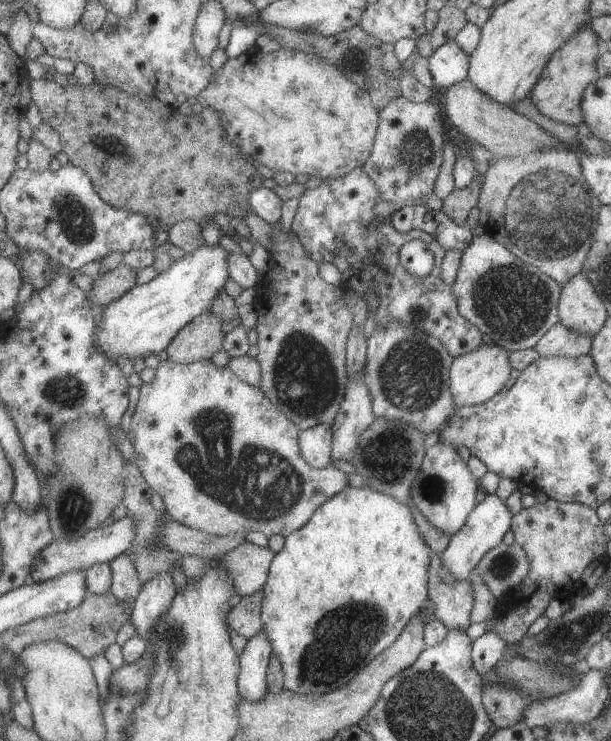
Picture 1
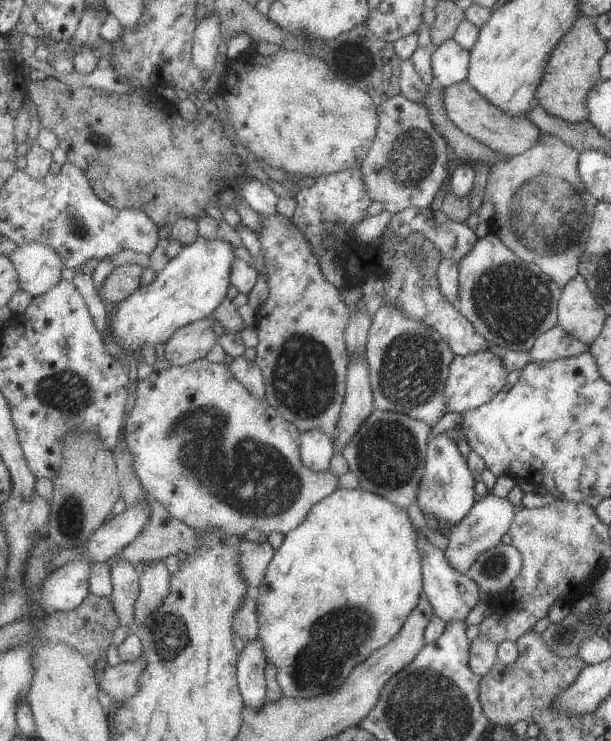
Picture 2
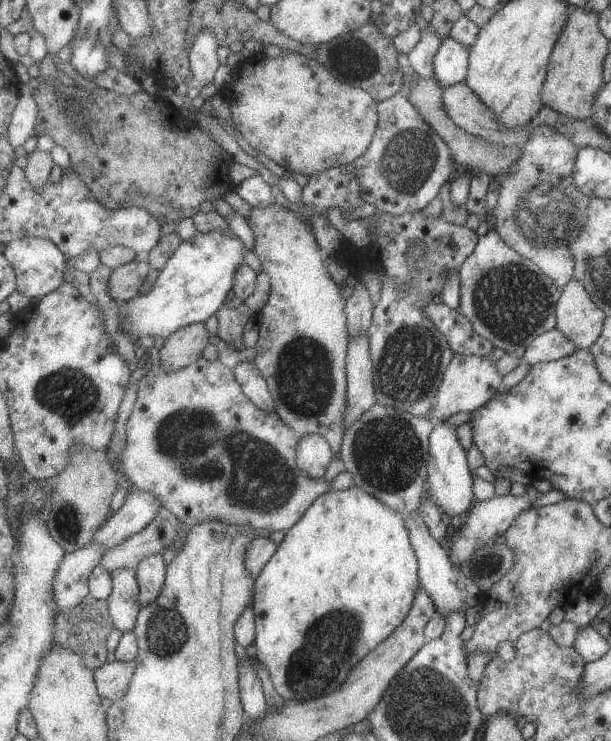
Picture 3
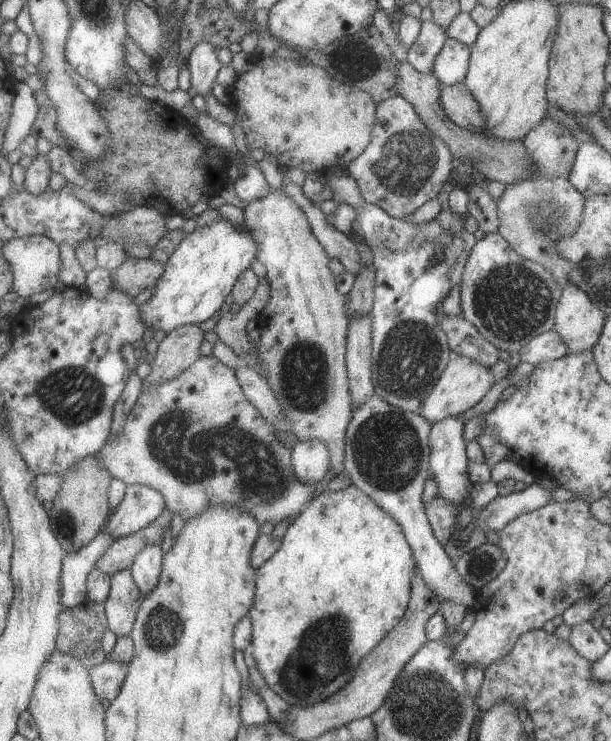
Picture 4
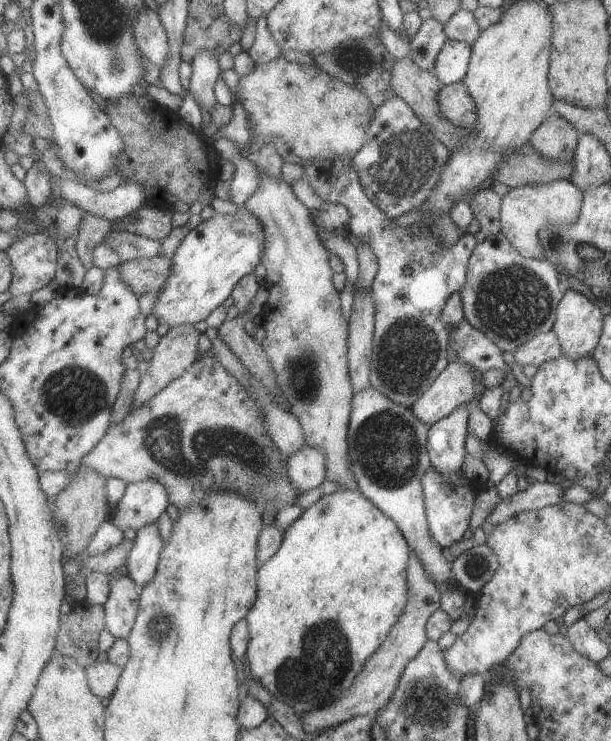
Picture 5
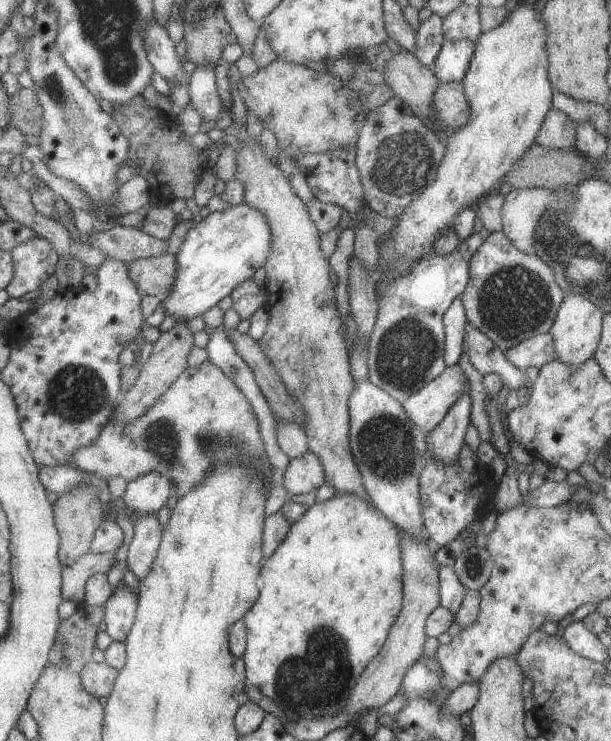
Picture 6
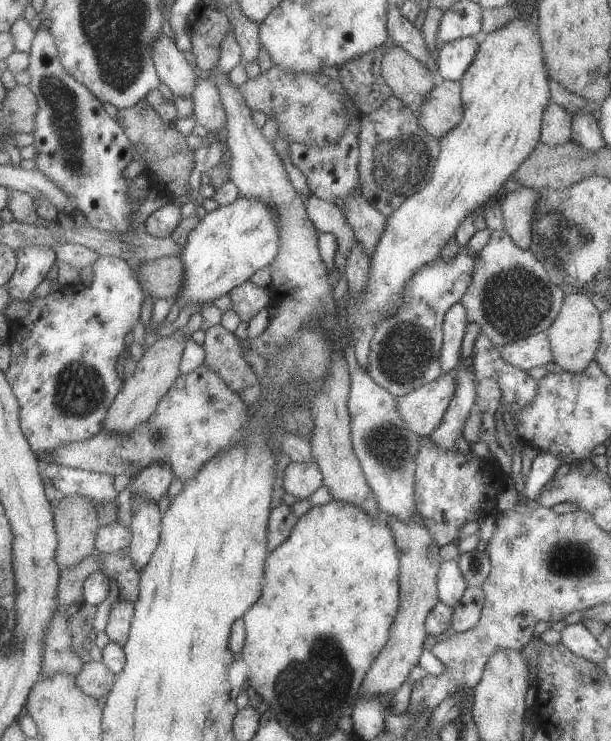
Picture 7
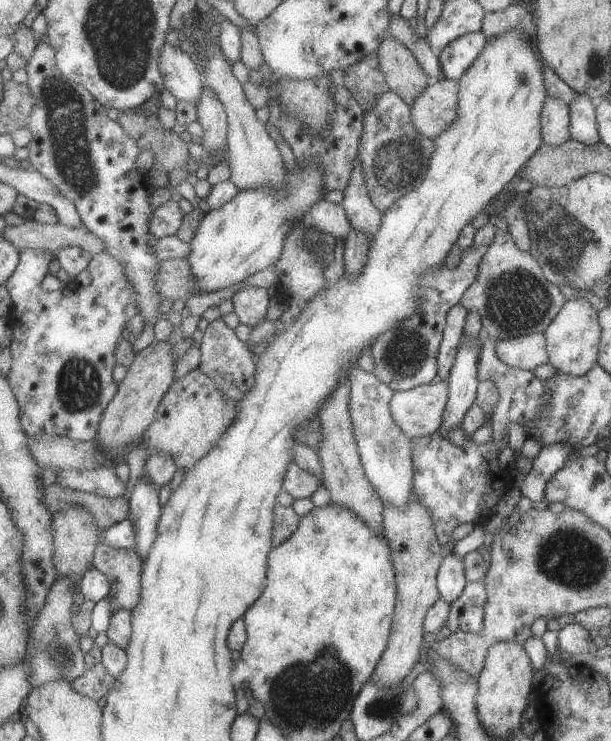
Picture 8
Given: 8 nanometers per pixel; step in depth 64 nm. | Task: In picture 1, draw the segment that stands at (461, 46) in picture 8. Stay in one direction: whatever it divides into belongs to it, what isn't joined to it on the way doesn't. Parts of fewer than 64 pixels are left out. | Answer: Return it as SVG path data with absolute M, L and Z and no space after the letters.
M455 40L433 50L428 60L429 73L436 90L445 90L468 77L469 55Z

